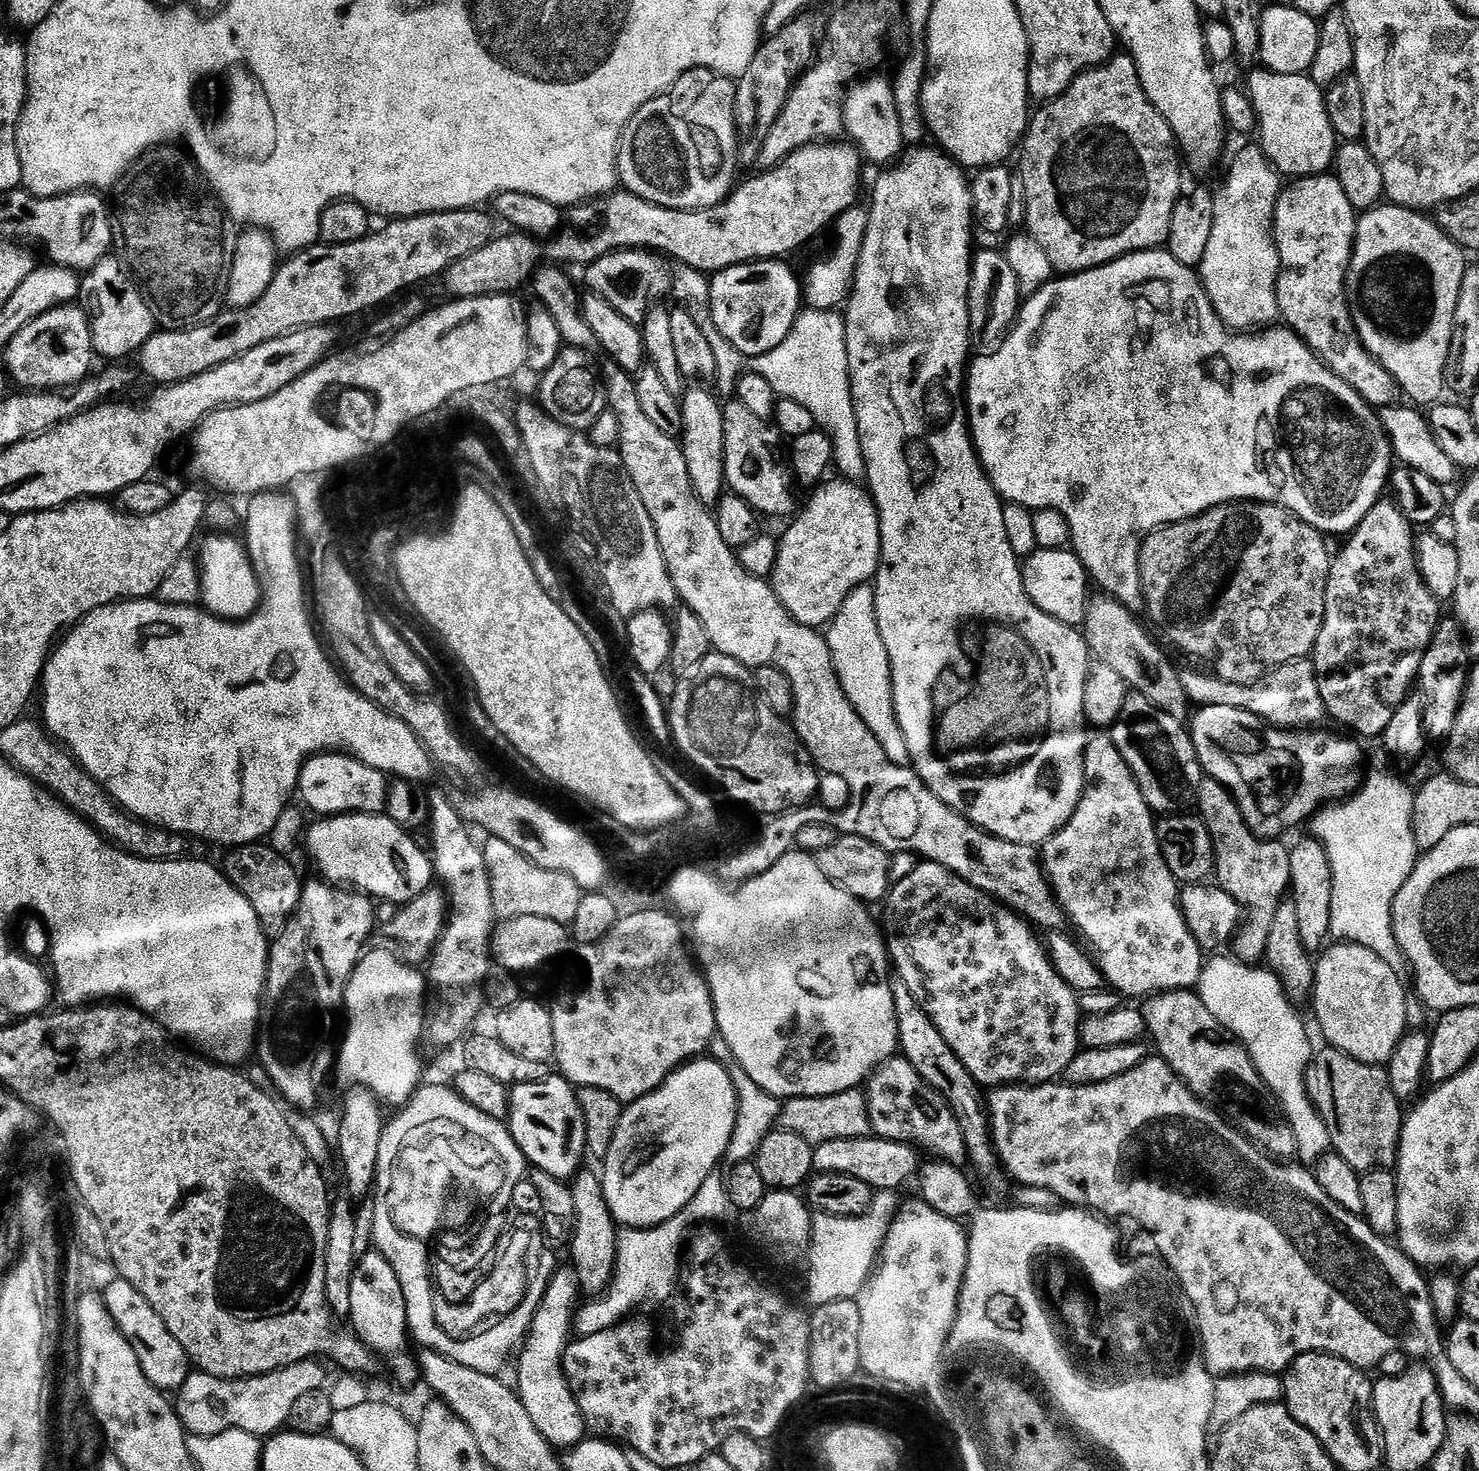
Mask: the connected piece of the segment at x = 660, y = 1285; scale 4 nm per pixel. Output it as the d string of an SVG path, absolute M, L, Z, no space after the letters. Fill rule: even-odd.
M713 1174L706 1178L706 1182L694 1194L694 1198L689 1204L680 1211L677 1216L670 1218L665 1224L659 1224L656 1228L624 1228L616 1237L616 1274L612 1277L612 1282L607 1292L596 1302L593 1308L581 1307L574 1316L574 1332L580 1338L586 1338L590 1334L598 1334L602 1330L612 1328L620 1323L633 1310L639 1306L643 1300L661 1300L667 1301L673 1295L674 1289L678 1284L678 1273L682 1268L682 1245L689 1235L693 1226L701 1225L703 1222L716 1222L719 1216L724 1216L730 1212L730 1201L728 1198L728 1189L723 1179L719 1180L719 1175Z

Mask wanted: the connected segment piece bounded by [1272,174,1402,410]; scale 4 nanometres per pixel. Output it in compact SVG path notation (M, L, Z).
M1321 174L1319 176L1305 176L1297 179L1295 182L1283 189L1276 203L1274 210L1274 222L1272 223L1272 235L1276 237L1276 249L1280 255L1280 277L1276 283L1276 297L1278 298L1278 306L1280 307L1280 316L1283 323L1291 328L1321 360L1327 364L1328 368L1334 374L1338 374L1338 378L1342 378L1342 382L1346 382L1353 388L1356 393L1370 405L1371 408L1383 410L1393 407L1397 403L1396 399L1401 399L1400 383L1396 381L1390 374L1390 370L1386 370L1386 366L1382 366L1374 357L1366 350L1366 346L1360 341L1360 335L1356 332L1356 324L1352 320L1352 309L1348 299L1348 264L1352 260L1352 247L1356 241L1356 222L1358 219L1357 209L1353 208L1350 198L1346 198L1346 190L1342 190L1340 183L1336 181L1335 175Z

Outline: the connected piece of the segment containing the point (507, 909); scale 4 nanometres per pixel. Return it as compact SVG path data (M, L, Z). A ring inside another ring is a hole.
M491 838L485 841L482 851L488 867L492 905L501 921L513 920L519 916L533 916L550 918L565 926L571 925L574 914L578 914L578 902L582 895L574 877L566 875L565 872L539 868L533 860L526 859L506 842Z

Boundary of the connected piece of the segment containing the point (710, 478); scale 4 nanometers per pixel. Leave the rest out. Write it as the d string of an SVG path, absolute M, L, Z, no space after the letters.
M692 386L683 393L680 409L684 419L684 435L682 447L686 458L686 470L690 470L690 482L696 497L709 506L719 505L721 496L725 495L724 479L724 440L723 440L723 407L721 401L716 401L704 386Z

